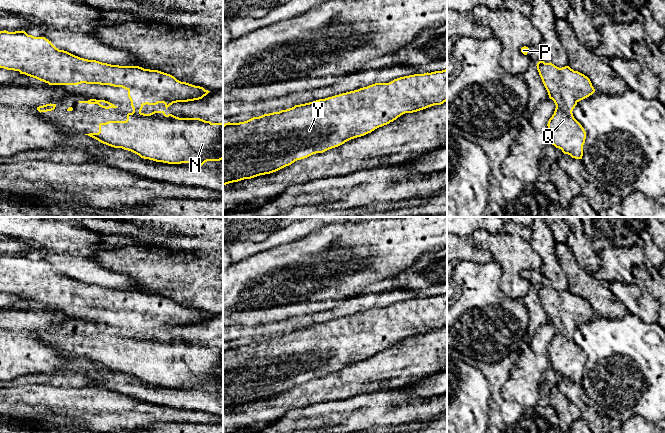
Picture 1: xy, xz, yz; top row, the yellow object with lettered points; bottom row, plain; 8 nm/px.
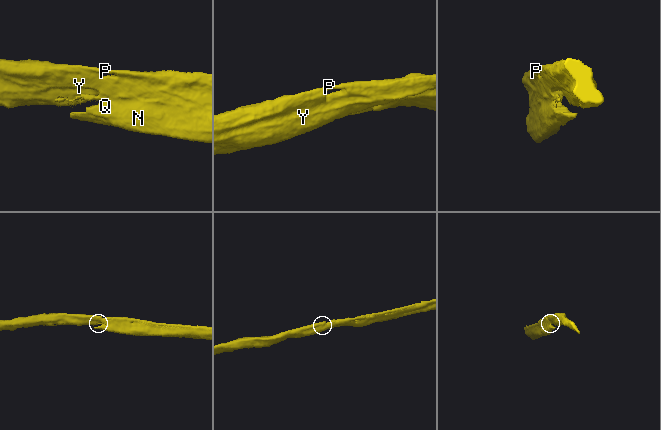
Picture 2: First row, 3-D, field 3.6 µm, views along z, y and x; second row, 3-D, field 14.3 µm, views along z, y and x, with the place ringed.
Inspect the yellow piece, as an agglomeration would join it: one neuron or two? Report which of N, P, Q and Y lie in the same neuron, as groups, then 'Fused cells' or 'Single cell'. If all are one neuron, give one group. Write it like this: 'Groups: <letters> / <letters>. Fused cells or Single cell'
Groups: N P Q Y. Single cell

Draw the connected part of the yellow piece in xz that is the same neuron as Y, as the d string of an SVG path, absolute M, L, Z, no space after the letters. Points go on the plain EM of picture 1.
M447 293L414 298L389 307L295 329L292 332L223 349L223 409L276 396L297 384L323 377L371 357L405 337L447 325Z

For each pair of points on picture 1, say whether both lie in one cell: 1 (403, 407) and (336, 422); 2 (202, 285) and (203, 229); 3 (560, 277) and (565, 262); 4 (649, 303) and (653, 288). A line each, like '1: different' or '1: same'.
1: same
2: different
3: different
4: different

